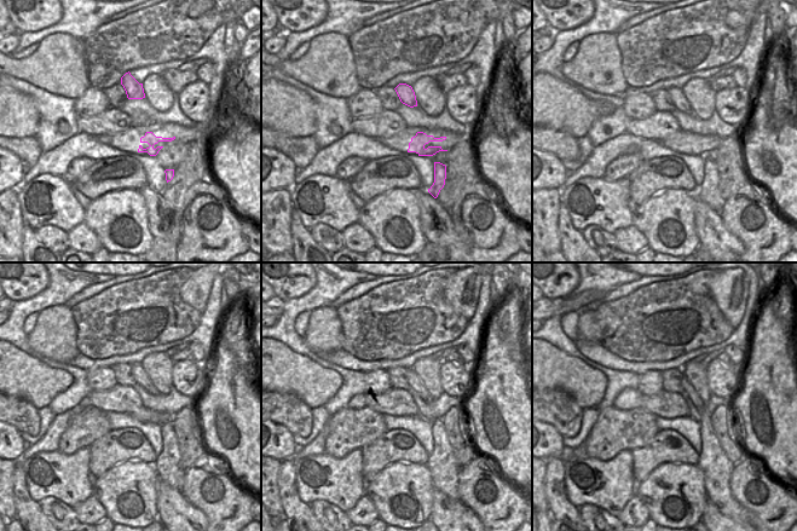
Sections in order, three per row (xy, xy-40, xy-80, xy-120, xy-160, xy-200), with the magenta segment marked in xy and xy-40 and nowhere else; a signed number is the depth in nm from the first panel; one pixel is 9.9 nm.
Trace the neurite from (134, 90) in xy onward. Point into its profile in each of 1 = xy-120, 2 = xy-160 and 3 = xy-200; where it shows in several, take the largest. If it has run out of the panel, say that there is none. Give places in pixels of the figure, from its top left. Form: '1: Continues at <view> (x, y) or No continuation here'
1: Continues at xy-120 (142, 379)
2: Continues at xy-160 (416, 385)
3: Continues at xy-200 (716, 467)

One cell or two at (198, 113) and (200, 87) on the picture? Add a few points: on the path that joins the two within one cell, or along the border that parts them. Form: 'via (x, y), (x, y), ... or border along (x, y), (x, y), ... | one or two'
via (198, 107), (198, 93) | one

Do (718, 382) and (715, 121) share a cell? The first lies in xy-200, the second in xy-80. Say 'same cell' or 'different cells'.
different cells

